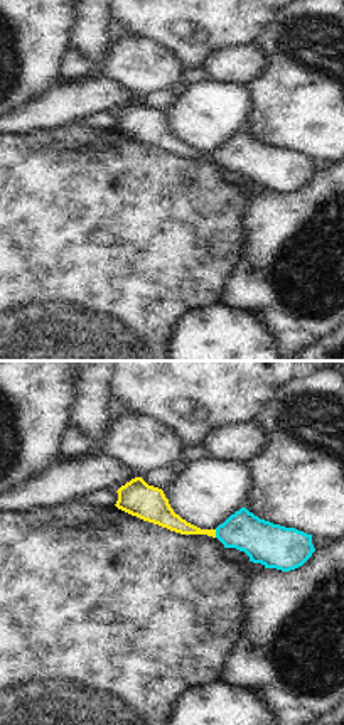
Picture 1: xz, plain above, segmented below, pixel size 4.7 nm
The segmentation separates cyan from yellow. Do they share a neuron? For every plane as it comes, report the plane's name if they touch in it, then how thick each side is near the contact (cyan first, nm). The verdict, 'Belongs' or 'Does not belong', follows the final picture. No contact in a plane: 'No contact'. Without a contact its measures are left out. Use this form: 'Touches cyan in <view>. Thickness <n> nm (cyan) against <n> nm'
Touches cyan in xz. Thickness 200 nm (cyan) against 90 nm

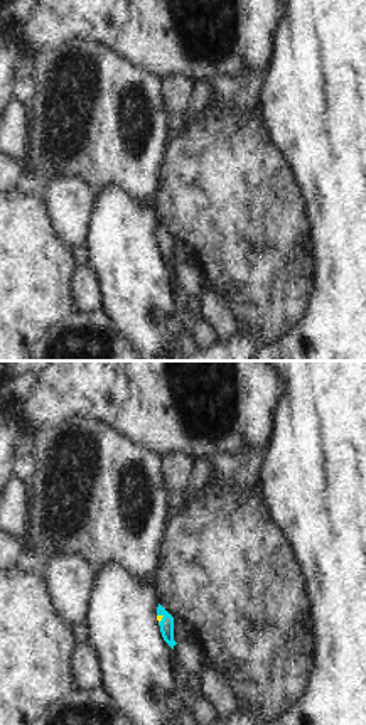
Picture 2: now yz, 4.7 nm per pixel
Touches cyan in yz. Thickness 70 nm (cyan) against 30 nm

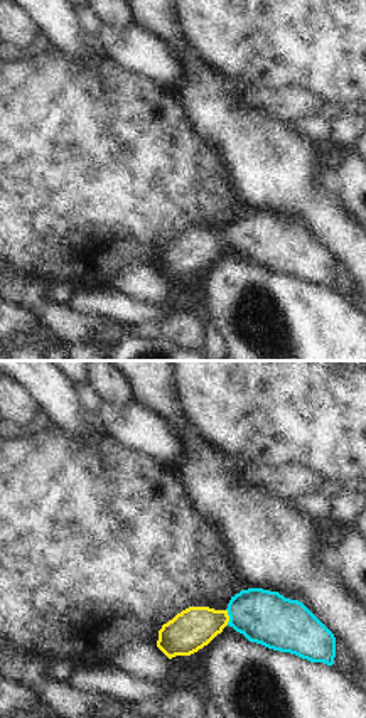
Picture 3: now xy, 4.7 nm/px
Touches cyan in xy. Thickness 260 nm (cyan) against 200 nm

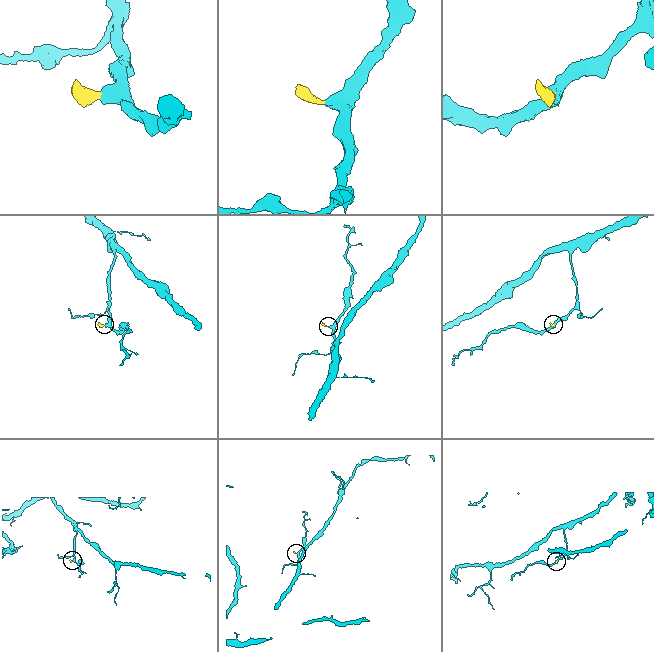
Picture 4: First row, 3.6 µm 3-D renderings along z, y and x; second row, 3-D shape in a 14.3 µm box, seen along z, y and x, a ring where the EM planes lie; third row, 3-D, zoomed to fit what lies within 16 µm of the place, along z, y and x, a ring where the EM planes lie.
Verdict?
Belongs

